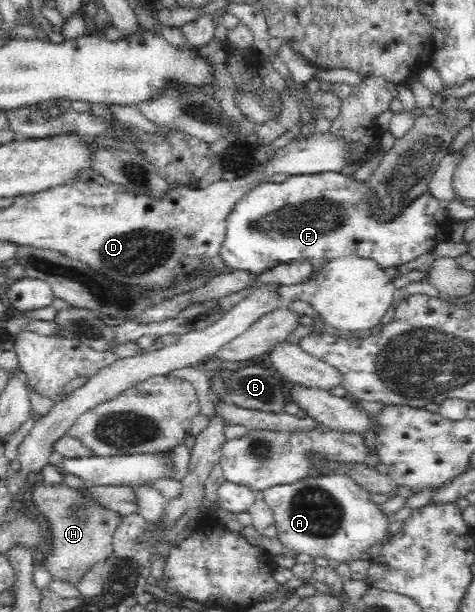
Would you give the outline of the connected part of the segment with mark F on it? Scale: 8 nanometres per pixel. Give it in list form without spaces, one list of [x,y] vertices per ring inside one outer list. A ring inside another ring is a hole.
[[[341,171],[291,175],[280,183],[272,180],[260,183],[248,195],[244,195],[244,199],[240,199],[228,214],[225,236],[219,249],[220,259],[227,271],[248,271],[250,274],[259,274],[279,263],[298,259],[307,259],[310,272],[318,273],[332,259],[352,256],[372,259],[378,267],[388,269],[412,261],[424,253],[431,253],[435,245],[450,239],[452,221],[444,205],[437,202],[432,194],[419,195],[406,207],[386,218],[378,216],[372,199],[374,190],[368,179],[358,180]]]

